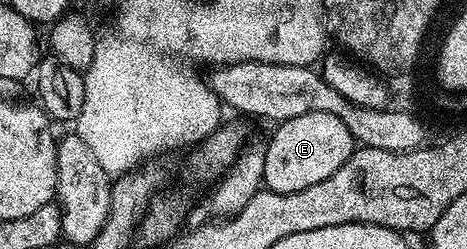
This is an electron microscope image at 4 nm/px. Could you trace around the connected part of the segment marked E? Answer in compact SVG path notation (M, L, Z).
M325 111L297 115L288 121L278 122L274 129L275 134L266 138L263 184L275 193L305 191L305 187L313 187L313 183L329 179L329 175L346 163L357 148L349 127L345 127L337 115Z

